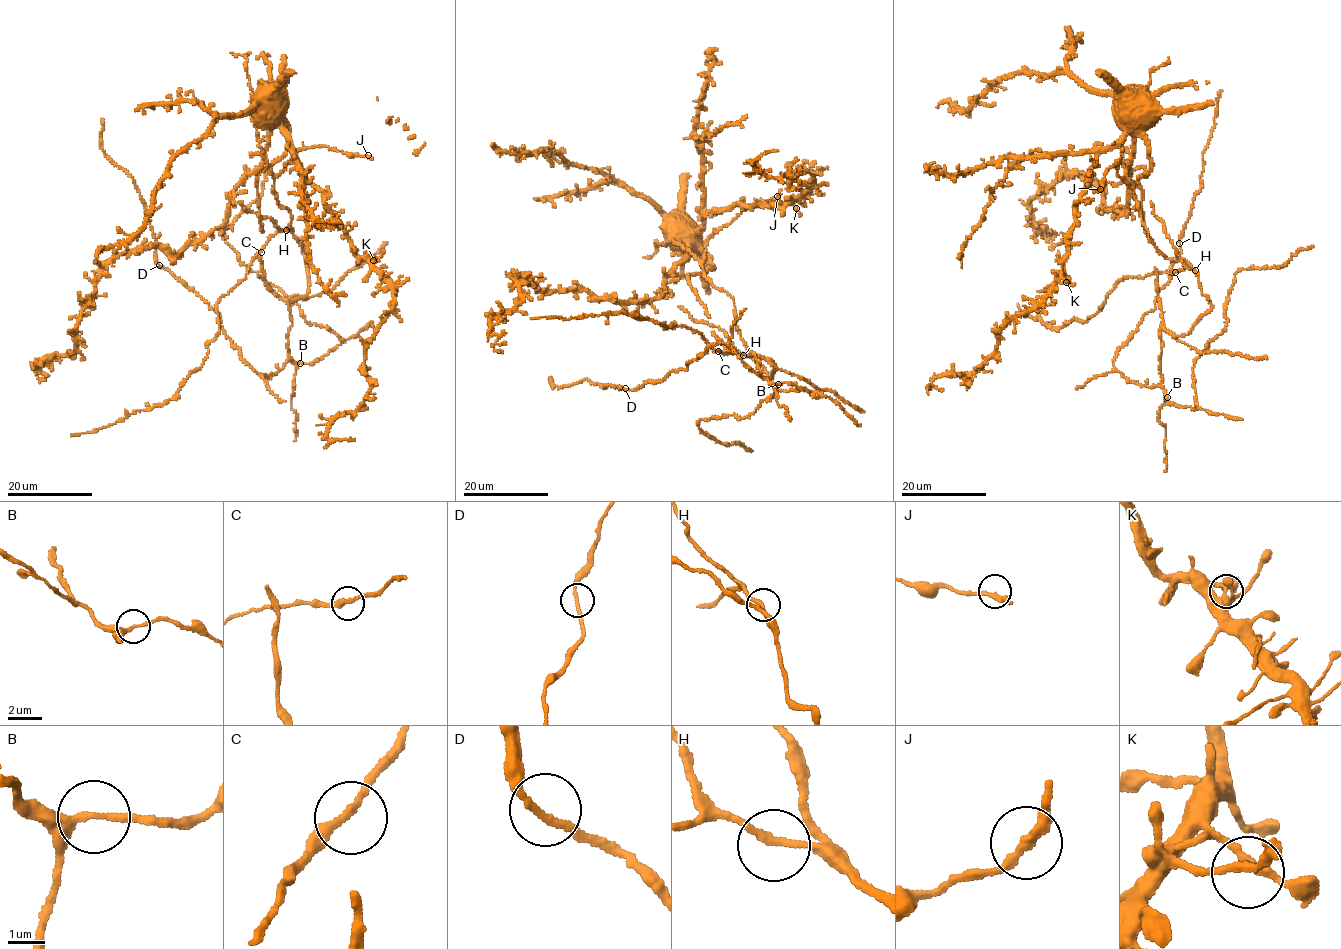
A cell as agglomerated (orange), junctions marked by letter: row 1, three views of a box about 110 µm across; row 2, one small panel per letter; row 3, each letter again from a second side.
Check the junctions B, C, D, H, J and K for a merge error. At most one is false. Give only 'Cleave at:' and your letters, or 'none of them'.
Cleave at: none of them

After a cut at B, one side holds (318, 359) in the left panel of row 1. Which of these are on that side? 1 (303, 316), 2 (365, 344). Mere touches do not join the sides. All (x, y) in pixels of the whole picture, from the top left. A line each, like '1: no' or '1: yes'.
1: yes
2: no

